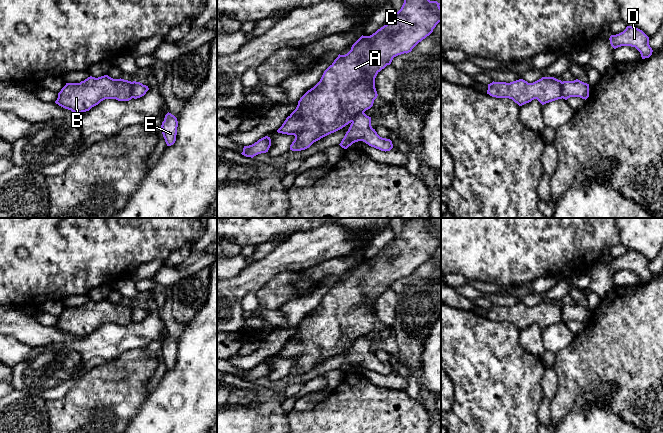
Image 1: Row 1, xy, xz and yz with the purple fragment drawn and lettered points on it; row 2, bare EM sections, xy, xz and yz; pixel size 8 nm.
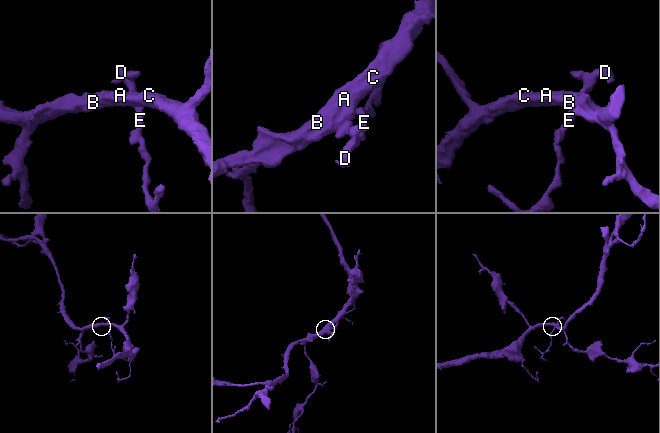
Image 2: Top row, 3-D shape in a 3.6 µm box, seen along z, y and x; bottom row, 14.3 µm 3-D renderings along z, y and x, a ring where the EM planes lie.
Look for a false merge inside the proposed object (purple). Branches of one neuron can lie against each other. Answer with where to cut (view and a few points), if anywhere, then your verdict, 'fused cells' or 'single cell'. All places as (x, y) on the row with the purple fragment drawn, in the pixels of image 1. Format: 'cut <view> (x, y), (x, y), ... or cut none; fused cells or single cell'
cut xy (131, 82), (131, 95), (133, 97); fused cells

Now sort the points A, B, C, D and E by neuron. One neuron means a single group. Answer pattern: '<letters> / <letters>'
A B C / D E

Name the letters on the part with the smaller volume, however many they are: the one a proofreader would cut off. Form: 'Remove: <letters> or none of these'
Remove: D, E

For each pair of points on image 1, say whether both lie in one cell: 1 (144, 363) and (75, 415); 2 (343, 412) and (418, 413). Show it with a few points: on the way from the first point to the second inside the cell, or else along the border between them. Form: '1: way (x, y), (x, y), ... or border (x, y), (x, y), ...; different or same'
1: way (127, 377), (92, 412); same
2: way (362, 414), (399, 413); same

